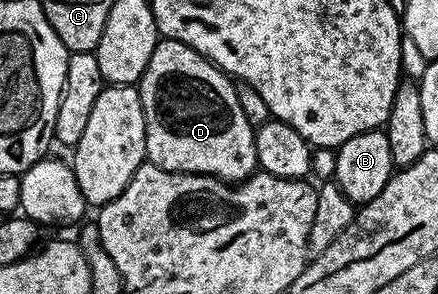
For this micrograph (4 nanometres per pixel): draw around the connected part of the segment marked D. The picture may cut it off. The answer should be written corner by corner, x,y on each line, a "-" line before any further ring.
160,39
137,85
145,114
146,159
166,172
191,172
194,176
217,176
220,180
246,180
256,171
255,129
245,122
241,102
237,102
232,77
179,40

